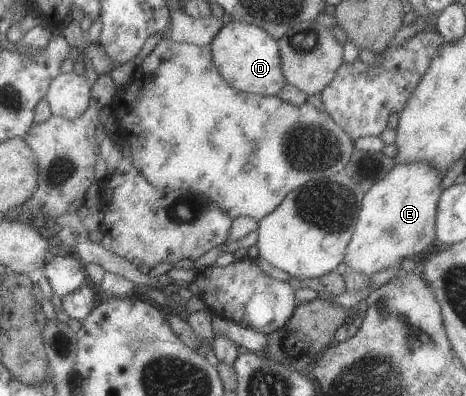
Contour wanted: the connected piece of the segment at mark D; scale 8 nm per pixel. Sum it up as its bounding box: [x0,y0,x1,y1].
[210,20,286,95]

